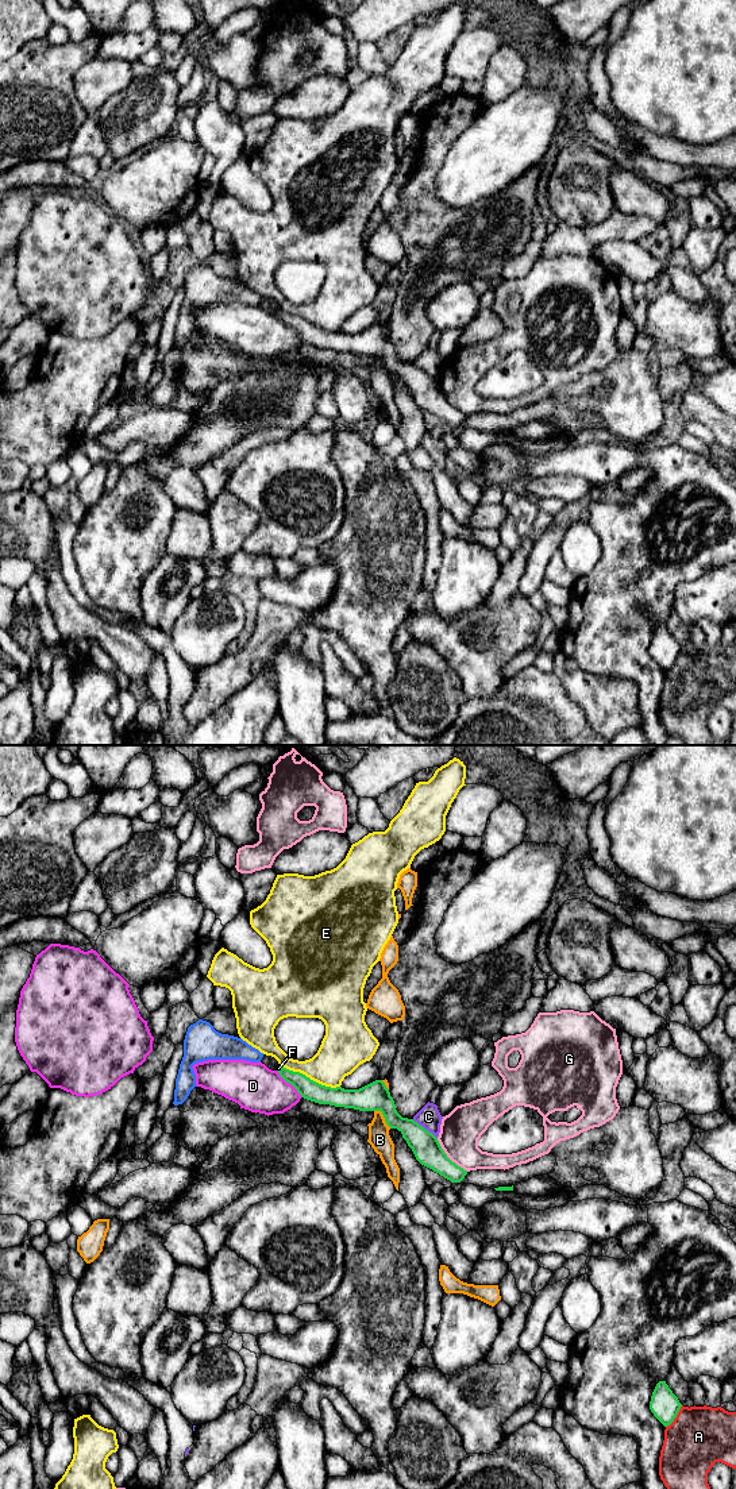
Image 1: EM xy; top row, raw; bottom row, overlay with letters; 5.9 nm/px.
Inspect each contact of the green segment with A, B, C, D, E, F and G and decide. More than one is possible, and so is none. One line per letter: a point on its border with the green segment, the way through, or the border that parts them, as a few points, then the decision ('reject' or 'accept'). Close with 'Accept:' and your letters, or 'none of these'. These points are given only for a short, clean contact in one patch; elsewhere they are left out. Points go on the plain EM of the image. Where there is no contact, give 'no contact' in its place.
A: contact xy (675, 660); reject
B: contact xy (384, 361); reject
C: contact xy (423, 371); reject
D: contact xy (291, 327); border xy (277, 316), (303, 340); reject
E: contact xy (309, 323); border xy (281, 309), (299, 315), (322, 328), (339, 331); reject
F: contact xy (280, 313); way xy (309, 334), (280, 313), (278, 312); accept
G: contact xy (447, 401); reject
Accept: F

